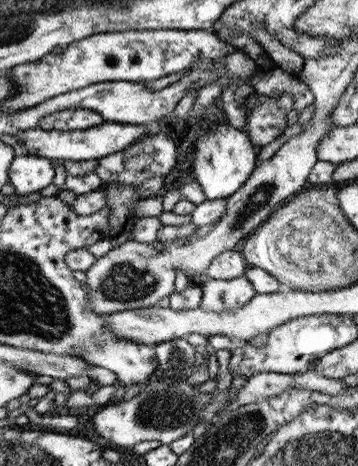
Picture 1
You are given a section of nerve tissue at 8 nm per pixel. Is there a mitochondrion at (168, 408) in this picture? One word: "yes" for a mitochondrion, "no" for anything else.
yes

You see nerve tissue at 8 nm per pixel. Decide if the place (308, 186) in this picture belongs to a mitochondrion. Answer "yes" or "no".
no

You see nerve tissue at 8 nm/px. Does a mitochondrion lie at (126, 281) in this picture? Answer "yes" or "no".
yes

